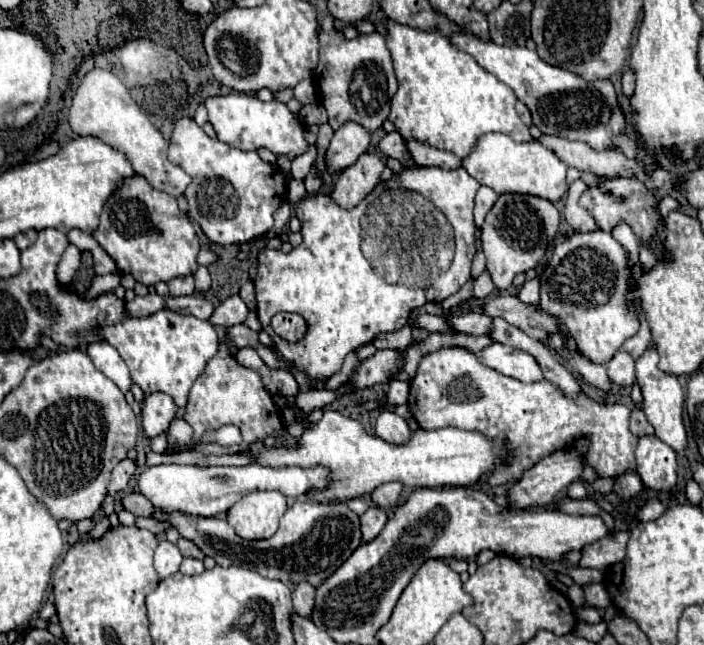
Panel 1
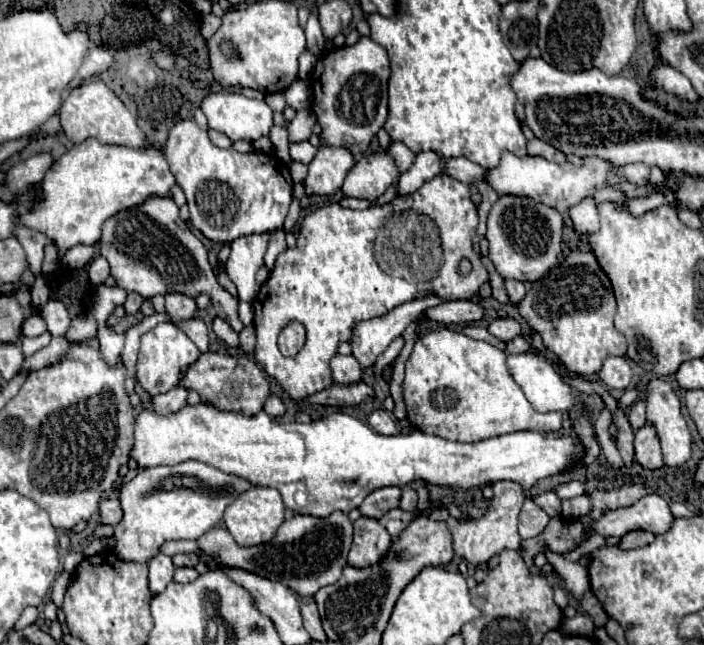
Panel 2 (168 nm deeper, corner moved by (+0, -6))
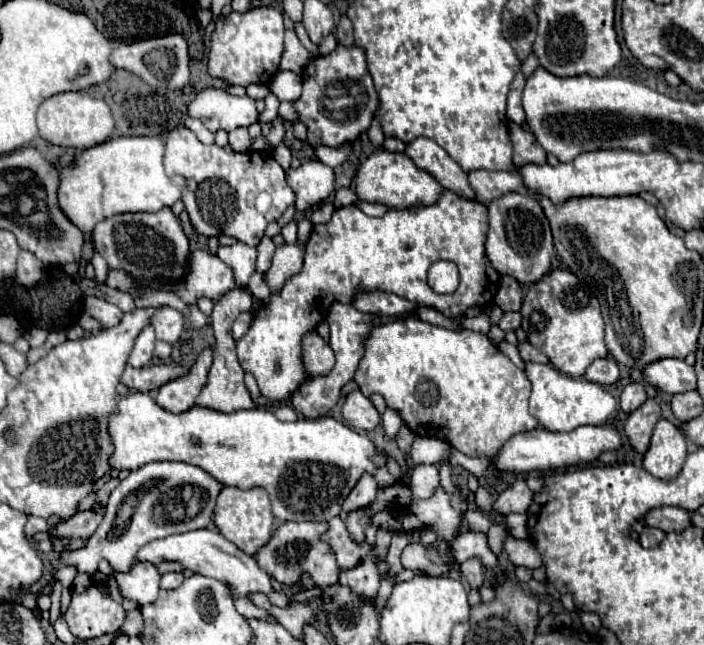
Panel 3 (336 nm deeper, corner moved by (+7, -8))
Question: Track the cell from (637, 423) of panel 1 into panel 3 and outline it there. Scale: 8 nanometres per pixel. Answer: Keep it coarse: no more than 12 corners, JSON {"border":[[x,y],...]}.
{"border":[[628,384],[622,390],[624,414],[634,412],[646,400],[642,384]]}

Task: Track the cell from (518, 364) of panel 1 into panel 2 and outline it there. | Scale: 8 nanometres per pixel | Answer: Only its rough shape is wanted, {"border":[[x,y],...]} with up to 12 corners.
{"border":[[535,354],[507,366],[537,412],[571,412],[577,396]]}

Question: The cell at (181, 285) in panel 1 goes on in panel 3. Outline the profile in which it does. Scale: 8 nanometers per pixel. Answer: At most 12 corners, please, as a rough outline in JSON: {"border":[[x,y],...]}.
{"border":[[160,306],[152,316],[156,338],[176,342],[184,316]]}

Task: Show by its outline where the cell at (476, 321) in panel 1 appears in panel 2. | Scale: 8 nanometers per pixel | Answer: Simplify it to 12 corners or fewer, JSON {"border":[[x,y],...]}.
{"border":[[497,318],[489,330],[499,340],[509,342],[521,334],[515,318]]}

